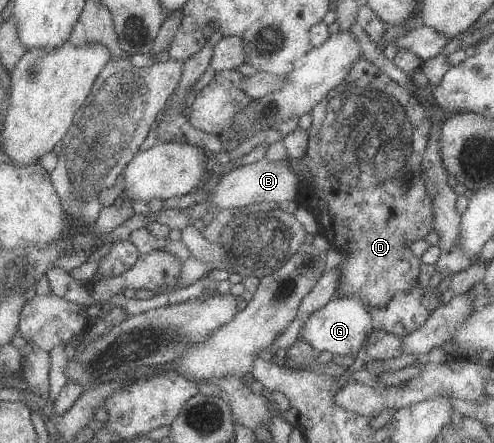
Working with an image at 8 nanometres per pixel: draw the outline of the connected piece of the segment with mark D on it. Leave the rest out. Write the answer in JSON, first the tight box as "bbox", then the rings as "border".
{"bbox":[288,58,435,307],"border":[[[360,58],[352,66],[347,74],[346,80],[343,80],[336,88],[330,92],[311,110],[313,123],[308,129],[309,143],[306,151],[306,157],[303,160],[294,161],[288,158],[293,169],[301,178],[301,189],[299,190],[298,204],[304,204],[310,212],[313,213],[319,223],[319,232],[326,237],[330,244],[336,247],[345,255],[344,261],[338,266],[342,274],[339,280],[339,294],[360,295],[368,300],[371,307],[383,307],[390,302],[394,295],[399,292],[411,291],[418,284],[418,275],[420,274],[420,257],[417,257],[406,242],[424,239],[431,230],[435,228],[433,202],[425,187],[425,172],[423,169],[424,152],[426,150],[429,134],[431,133],[431,120],[427,108],[420,102],[418,96],[410,89],[403,87],[396,80],[392,80],[385,72],[382,72],[374,63],[367,59]]]}

